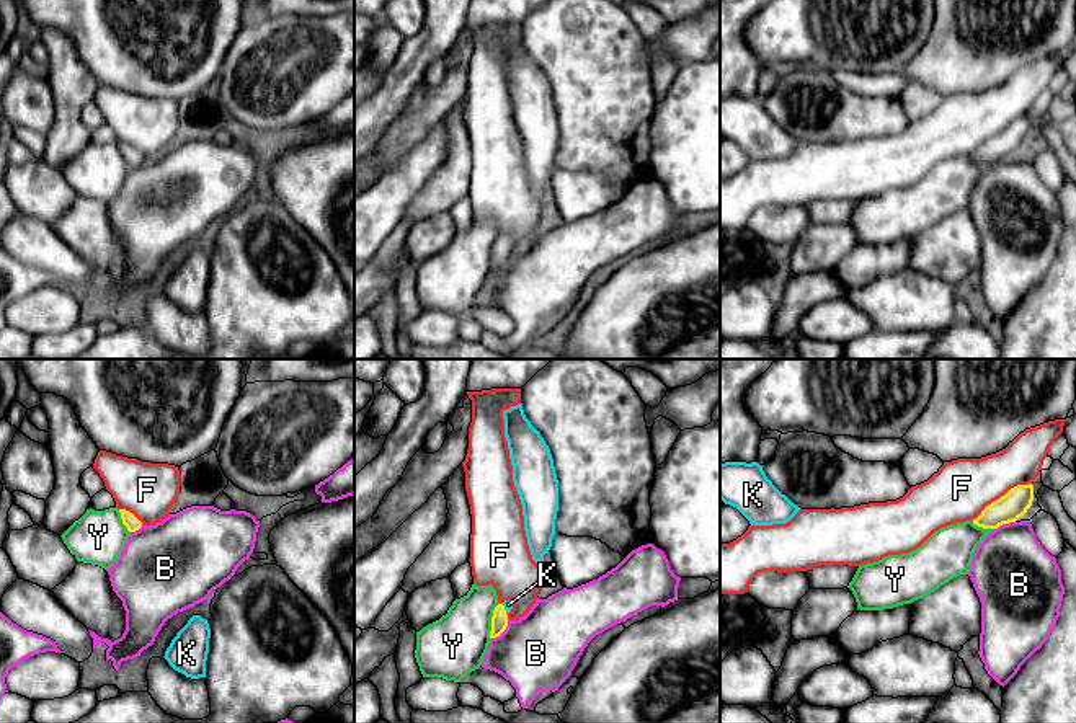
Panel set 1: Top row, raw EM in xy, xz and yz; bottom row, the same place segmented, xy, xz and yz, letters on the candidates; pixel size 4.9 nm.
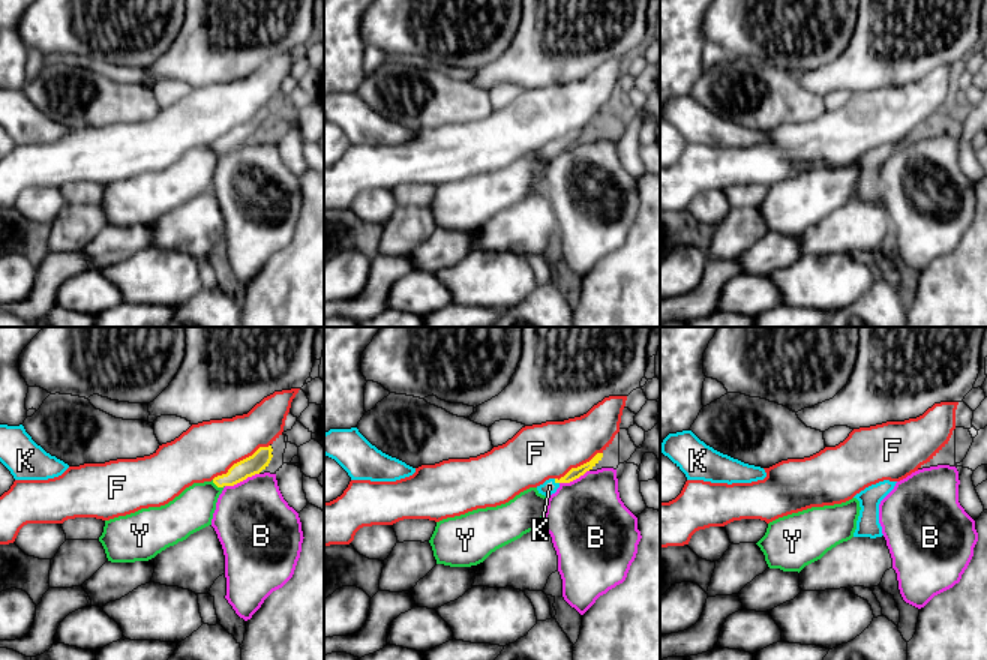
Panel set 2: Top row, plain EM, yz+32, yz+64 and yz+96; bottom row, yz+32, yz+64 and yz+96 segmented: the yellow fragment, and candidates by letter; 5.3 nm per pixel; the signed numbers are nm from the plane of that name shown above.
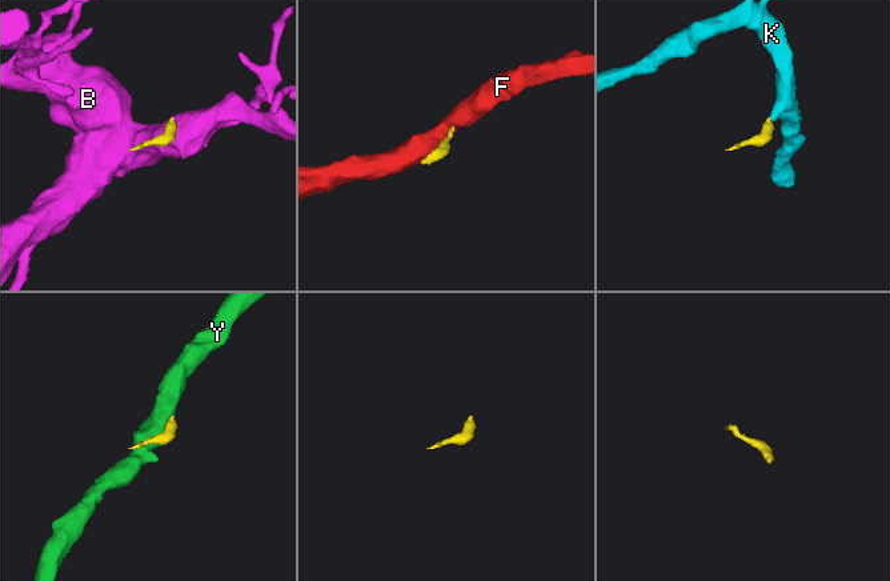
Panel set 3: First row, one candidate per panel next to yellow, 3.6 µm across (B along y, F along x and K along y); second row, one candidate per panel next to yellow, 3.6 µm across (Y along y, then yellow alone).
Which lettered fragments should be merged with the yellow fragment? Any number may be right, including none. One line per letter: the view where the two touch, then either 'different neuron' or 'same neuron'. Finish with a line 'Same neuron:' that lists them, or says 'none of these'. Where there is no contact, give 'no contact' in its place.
B: xz | different neuron
F: yz | different neuron
K: xz | same neuron
Y: xz | different neuron
Same neuron: K

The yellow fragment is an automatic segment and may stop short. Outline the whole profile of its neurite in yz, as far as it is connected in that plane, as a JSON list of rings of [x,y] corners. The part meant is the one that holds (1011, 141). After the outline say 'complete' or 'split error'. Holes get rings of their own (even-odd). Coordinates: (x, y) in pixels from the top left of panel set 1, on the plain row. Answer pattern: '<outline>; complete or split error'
[[[1017,119],[1004,131],[988,139],[973,158],[983,163],[998,163],[1003,158],[1016,157],[1034,135],[1034,119]]]; complete

